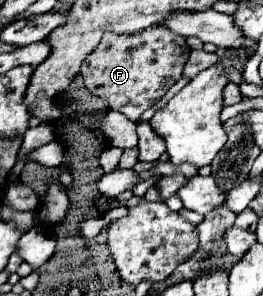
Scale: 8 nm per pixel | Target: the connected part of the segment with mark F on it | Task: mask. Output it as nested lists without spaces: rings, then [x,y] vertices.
[[[148,26],[134,34],[106,32],[94,52],[82,62],[80,74],[90,94],[106,98],[112,110],[118,110],[136,122],[176,80],[182,78],[188,56],[190,48],[186,38],[166,30],[164,26]]]

